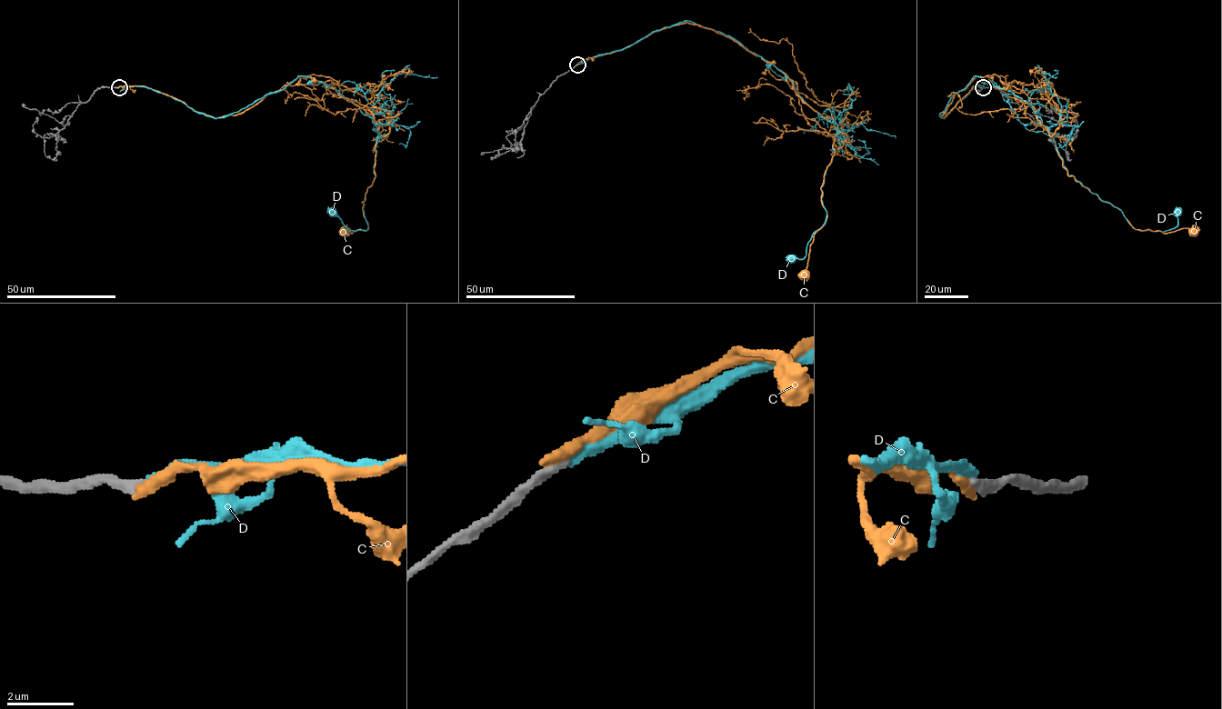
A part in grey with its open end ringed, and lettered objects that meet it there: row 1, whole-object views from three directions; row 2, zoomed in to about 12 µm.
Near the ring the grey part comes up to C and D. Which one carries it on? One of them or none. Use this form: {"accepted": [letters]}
{"accepted": []}

